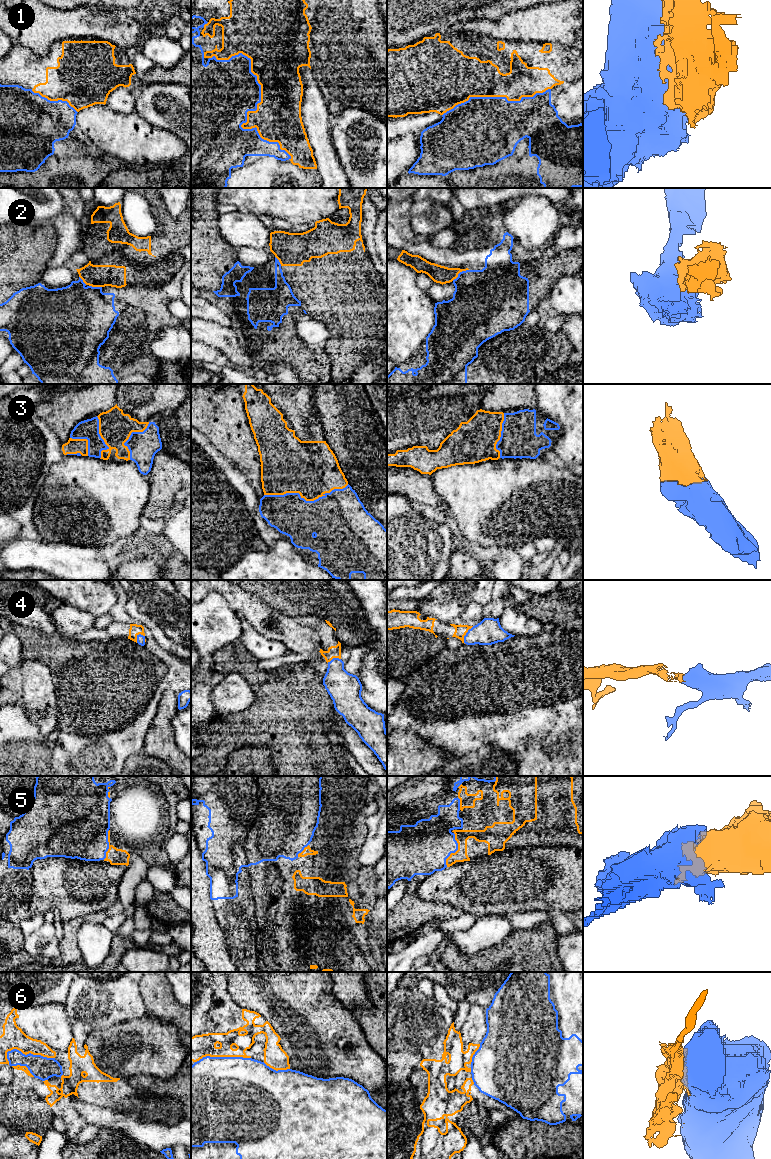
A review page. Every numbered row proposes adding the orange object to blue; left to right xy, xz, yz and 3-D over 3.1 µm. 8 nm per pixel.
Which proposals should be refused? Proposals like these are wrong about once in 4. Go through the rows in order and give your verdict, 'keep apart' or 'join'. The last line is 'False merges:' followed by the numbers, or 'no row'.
1: keep apart
2: keep apart
3: join
4: join
5: join
6: keep apart
False merges: 1, 2, 6

